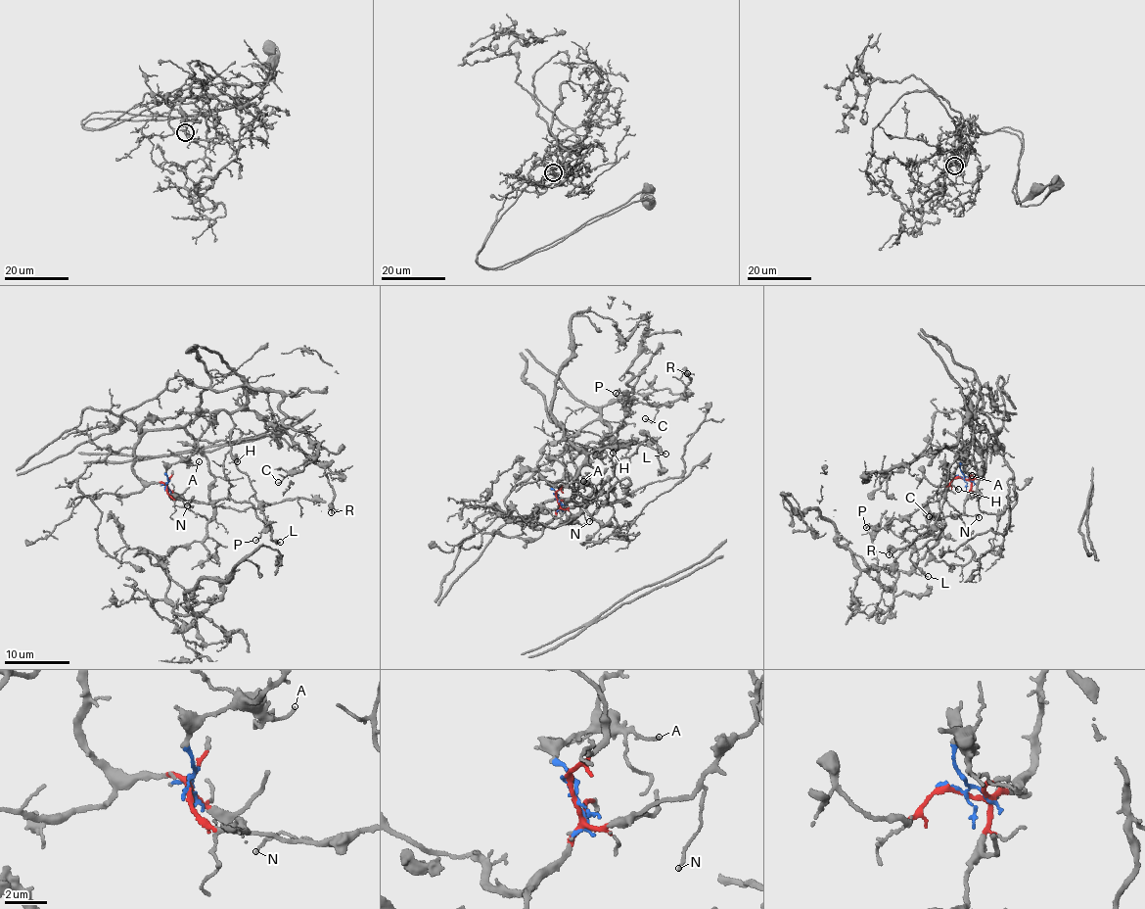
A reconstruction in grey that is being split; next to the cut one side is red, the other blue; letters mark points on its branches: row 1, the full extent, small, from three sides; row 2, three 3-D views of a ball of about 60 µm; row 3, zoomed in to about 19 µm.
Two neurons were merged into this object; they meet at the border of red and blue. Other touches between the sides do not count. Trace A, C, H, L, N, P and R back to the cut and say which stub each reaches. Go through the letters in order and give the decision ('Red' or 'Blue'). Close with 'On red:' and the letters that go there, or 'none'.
A: Blue
C: Blue
H: Blue
L: Red
N: Red
P: Blue
R: Blue
On red: L, N

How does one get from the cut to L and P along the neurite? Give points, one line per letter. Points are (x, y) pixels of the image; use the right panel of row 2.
L: (961, 478), (968, 480), (971, 488), (965, 511), (943, 518), (938, 534), (915, 550), (910, 559), (928, 576)
P: (961, 478), (963, 461), (955, 457), (972, 437), (971, 459), (941, 482), (923, 506), (881, 527), (865, 528)

